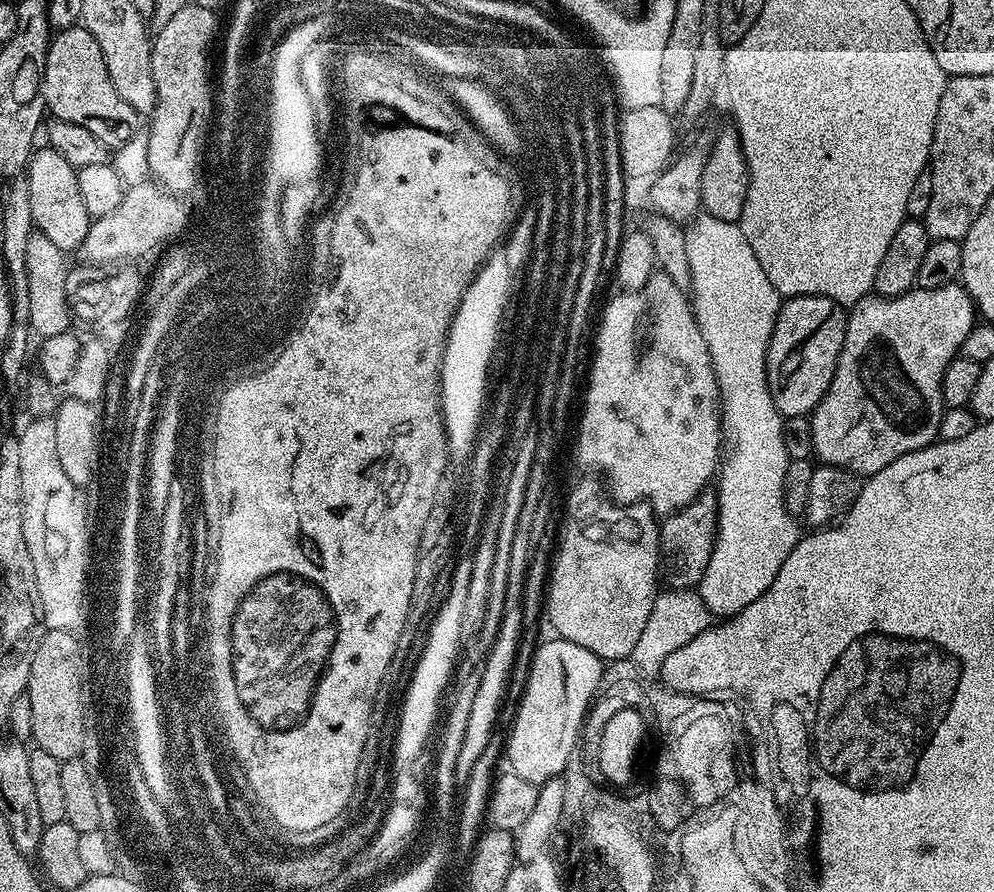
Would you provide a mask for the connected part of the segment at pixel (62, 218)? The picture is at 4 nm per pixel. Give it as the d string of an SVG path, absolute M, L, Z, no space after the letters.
M40 147L28 157L26 169L32 223L35 231L46 234L46 238L50 238L54 246L58 246L65 254L72 254L82 246L94 218L86 210L86 202L82 202L82 190L78 190L76 177L77 169L52 148Z

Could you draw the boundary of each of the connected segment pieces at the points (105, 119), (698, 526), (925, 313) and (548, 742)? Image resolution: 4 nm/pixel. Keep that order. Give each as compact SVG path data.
M82 26L61 28L51 37L42 85L47 111L57 120L86 126L90 134L109 146L119 146L131 138L138 128L138 114L114 90L102 50L94 42L94 34Z
M705 490L685 508L679 508L671 516L663 517L660 524L660 546L666 553L666 560L672 565L668 568L669 589L695 589L700 583L702 574L706 574L706 566L710 562L710 554L716 545L716 492Z
M953 282L937 288L915 287L911 292L901 296L886 297L869 294L864 296L857 304L851 305L848 312L848 325L846 326L846 342L842 342L842 354L838 358L838 366L834 370L834 378L818 406L810 414L812 421L812 451L820 464L833 464L835 468L845 468L848 472L855 472L861 478L867 478L890 466L902 454L910 454L914 450L922 450L926 446L935 444L939 437L939 424L942 422L946 409L942 398L942 378L946 374L946 366L960 355L962 342L966 342L966 334L978 322L978 313L972 303L970 294L964 289L963 283Z
M551 638L532 656L532 669L528 672L528 685L524 688L524 697L520 700L520 709L516 712L516 721L512 724L512 737L508 740L508 765L526 782L537 786L547 785L555 776L561 775L573 759L572 751L576 740L581 739L581 729L585 717L597 697L600 679L606 664L586 646L578 646L569 640Z

